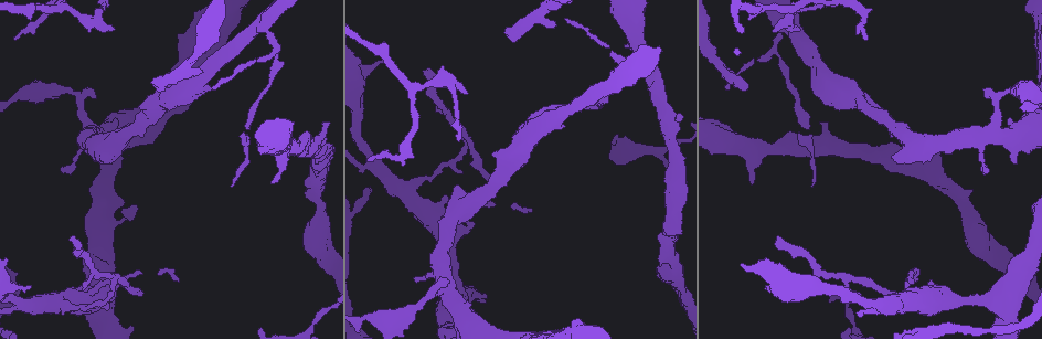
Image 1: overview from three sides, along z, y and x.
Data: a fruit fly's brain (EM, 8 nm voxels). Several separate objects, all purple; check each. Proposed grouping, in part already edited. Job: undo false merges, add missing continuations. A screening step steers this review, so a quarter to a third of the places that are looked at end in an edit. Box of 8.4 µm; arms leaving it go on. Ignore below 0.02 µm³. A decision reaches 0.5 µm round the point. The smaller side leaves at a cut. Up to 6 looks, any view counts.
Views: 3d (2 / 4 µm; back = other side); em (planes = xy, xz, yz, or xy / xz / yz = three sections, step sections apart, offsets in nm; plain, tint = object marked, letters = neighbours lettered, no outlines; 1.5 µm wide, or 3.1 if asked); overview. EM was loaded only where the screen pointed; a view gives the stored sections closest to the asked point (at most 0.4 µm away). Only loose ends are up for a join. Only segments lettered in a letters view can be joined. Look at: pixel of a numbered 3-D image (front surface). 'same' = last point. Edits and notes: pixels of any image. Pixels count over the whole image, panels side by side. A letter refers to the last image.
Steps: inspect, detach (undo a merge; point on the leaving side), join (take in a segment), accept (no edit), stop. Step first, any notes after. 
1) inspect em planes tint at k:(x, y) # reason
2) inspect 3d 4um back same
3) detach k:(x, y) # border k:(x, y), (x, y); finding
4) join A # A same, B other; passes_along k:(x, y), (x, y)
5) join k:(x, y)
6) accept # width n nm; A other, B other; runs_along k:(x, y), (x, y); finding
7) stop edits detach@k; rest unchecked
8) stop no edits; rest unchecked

inspect 3d 4um at 1:(424, 70)

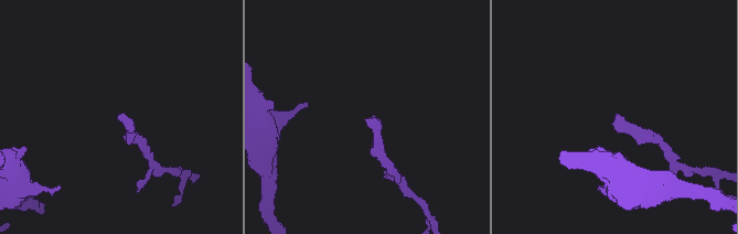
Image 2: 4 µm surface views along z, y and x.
inspect em planes letters at 2:(617, 115)

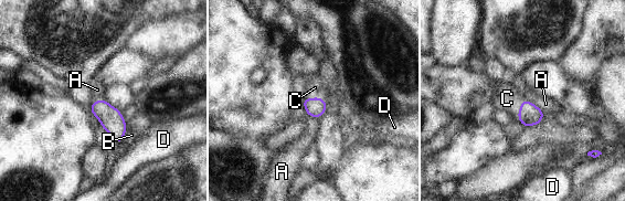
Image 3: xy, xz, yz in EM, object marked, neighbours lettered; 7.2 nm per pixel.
join C # width 140 nm; A other, B other, C same, D other; the neuron continues

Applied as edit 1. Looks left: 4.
inspect overview # see it whole again

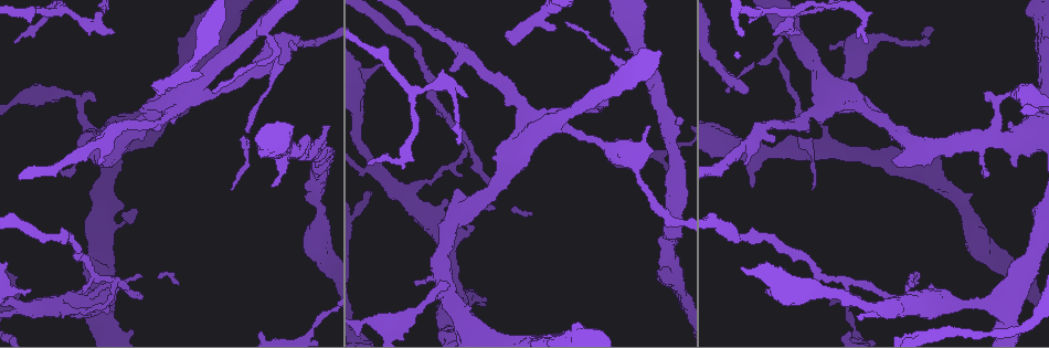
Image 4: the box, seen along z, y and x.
inspect em planes tint at 4:(846, 285) # branch point

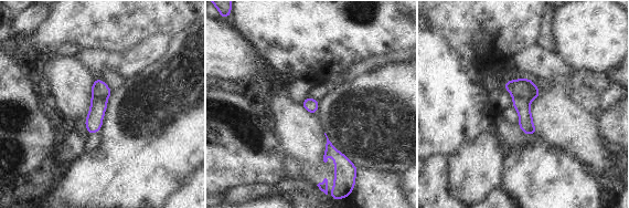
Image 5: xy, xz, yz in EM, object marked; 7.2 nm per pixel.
inspect em planes letters same

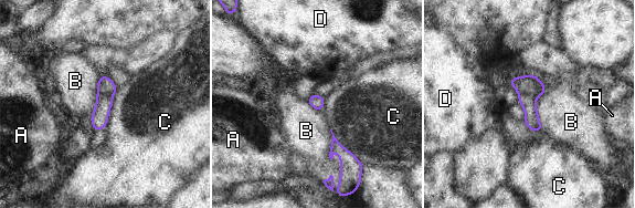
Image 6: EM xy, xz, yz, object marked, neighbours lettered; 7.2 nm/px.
detach 6:(105, 86) # A other, B other, C other, D other; border 6:(98, 94), (113, 95); a second neuron is stuck on

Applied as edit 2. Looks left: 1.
stop edits join@3, detach@6; rest unchecked

